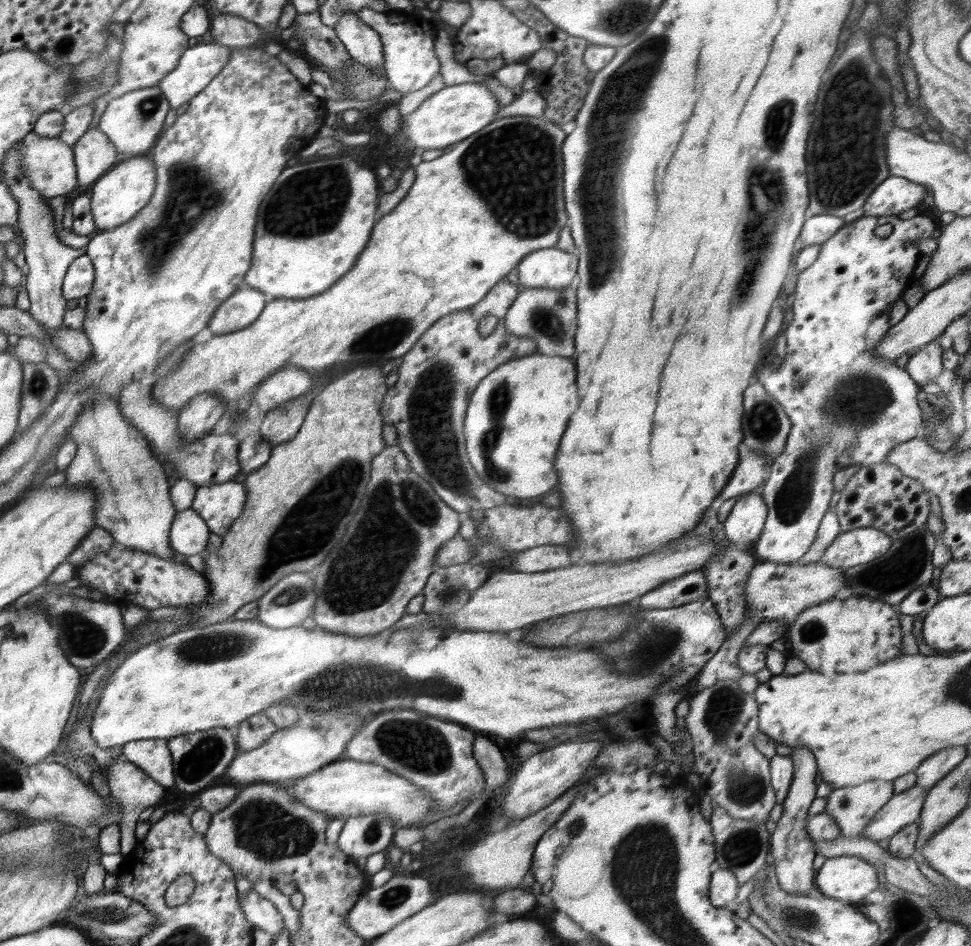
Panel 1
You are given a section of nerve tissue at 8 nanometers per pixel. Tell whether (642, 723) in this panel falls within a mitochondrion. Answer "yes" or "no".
no

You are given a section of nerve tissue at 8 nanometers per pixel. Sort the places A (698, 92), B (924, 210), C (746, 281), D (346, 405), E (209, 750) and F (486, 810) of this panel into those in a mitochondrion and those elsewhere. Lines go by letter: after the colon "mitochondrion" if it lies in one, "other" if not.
A: other
B: other
C: mitochondrion
D: other
E: mitochondrion
F: other

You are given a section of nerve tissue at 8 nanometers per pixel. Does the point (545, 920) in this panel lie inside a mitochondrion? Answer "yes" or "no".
no

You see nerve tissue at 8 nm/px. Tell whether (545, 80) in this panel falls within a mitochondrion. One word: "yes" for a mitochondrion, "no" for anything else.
no

